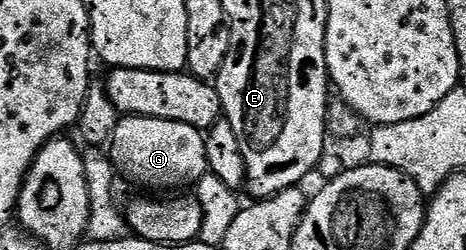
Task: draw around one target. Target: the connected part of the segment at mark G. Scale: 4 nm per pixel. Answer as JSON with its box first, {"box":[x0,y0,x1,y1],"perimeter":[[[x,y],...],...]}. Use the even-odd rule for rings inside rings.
{"box":[110,115,209,190],"perimeter":[[[125,115],[123,119],[119,121],[116,125],[115,131],[112,132],[112,139],[110,141],[110,149],[112,148],[112,153],[110,153],[110,159],[113,164],[116,165],[117,169],[121,173],[124,172],[133,180],[136,184],[145,184],[148,188],[180,188],[176,190],[184,190],[187,184],[192,184],[195,180],[200,180],[203,176],[207,177],[209,175],[208,171],[208,159],[206,158],[206,146],[204,145],[205,133],[199,128],[190,126],[186,122],[174,122],[173,120],[163,120],[162,118],[150,118],[149,116],[130,116]]]}

